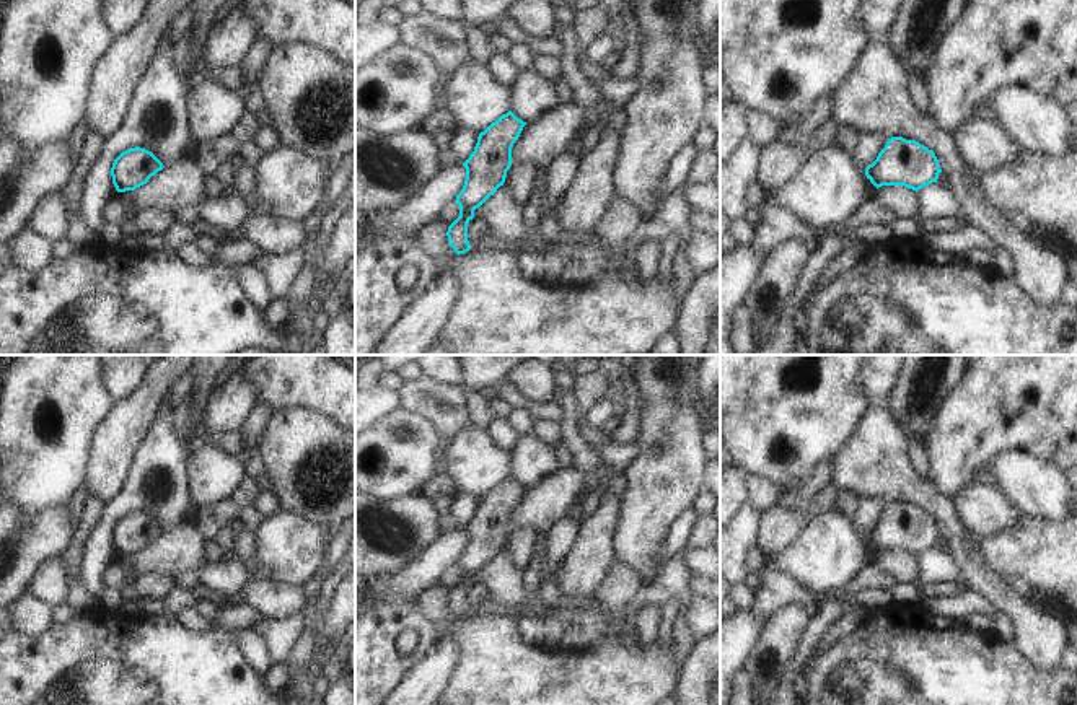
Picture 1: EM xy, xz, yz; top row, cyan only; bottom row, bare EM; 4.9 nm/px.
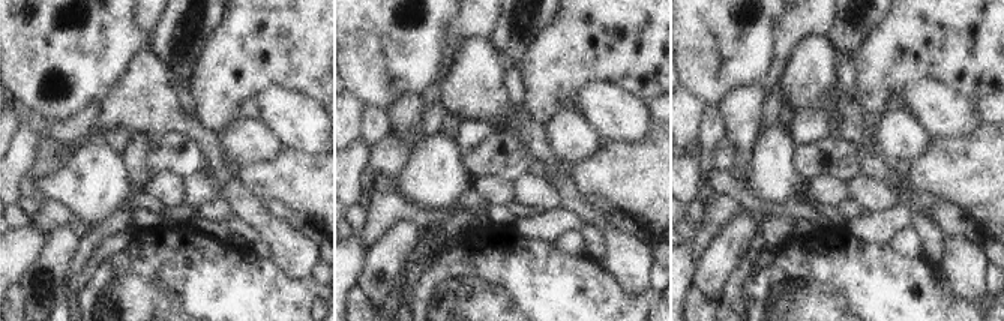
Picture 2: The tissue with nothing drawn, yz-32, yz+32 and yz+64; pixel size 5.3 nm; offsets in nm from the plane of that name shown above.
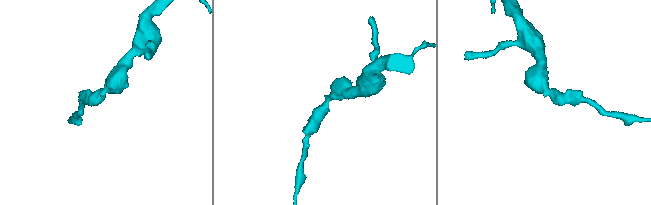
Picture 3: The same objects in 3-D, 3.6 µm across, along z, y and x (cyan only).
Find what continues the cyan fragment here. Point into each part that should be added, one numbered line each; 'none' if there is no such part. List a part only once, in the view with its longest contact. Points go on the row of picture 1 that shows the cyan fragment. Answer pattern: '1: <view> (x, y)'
none.

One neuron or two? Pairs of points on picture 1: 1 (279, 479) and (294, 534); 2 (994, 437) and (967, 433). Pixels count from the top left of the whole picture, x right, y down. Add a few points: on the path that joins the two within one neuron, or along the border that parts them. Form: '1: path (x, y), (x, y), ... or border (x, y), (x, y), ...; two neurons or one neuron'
1: border (281, 508), (323, 526); two neurons
2: path (988, 430), (973, 430); one neuron

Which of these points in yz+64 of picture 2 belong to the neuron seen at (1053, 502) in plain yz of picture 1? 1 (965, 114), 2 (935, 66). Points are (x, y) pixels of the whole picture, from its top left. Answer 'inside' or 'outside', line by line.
1: inside
2: outside

